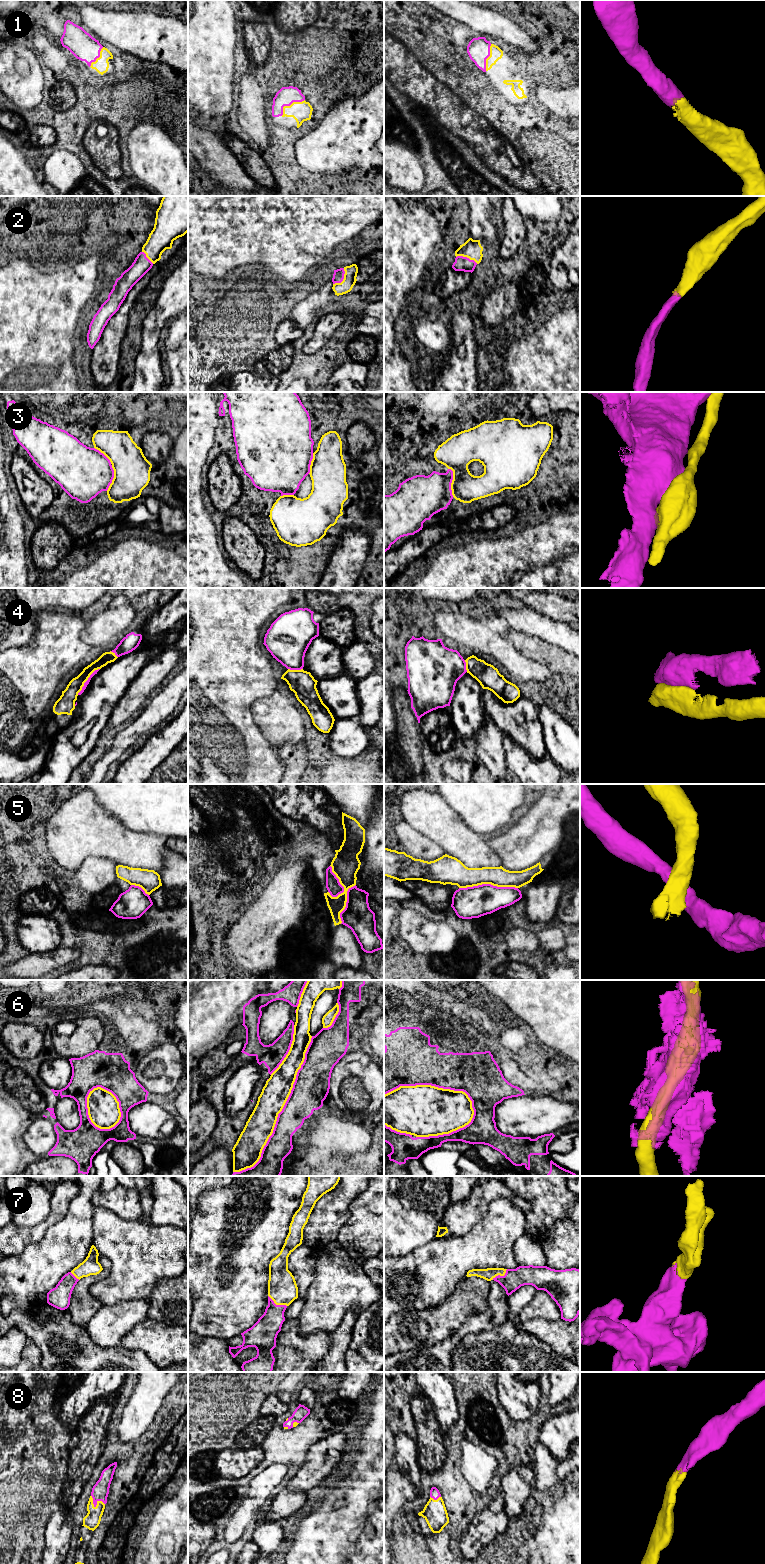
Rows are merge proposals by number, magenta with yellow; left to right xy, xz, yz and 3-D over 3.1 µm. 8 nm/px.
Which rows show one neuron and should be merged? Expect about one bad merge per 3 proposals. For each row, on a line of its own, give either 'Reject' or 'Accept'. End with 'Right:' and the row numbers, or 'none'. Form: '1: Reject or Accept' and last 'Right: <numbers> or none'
1: Accept
2: Accept
3: Reject
4: Reject
5: Reject
6: Reject
7: Accept
8: Accept
Right: 1, 2, 7, 8

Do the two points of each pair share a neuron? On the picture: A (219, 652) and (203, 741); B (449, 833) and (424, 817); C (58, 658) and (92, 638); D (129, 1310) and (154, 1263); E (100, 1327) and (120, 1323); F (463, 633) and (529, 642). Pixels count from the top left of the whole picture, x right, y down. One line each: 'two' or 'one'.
A: one
B: one
C: two
D: two
E: one
F: two

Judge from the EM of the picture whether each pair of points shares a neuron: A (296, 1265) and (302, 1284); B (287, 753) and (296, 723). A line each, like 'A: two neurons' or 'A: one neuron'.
A: one neuron
B: two neurons

